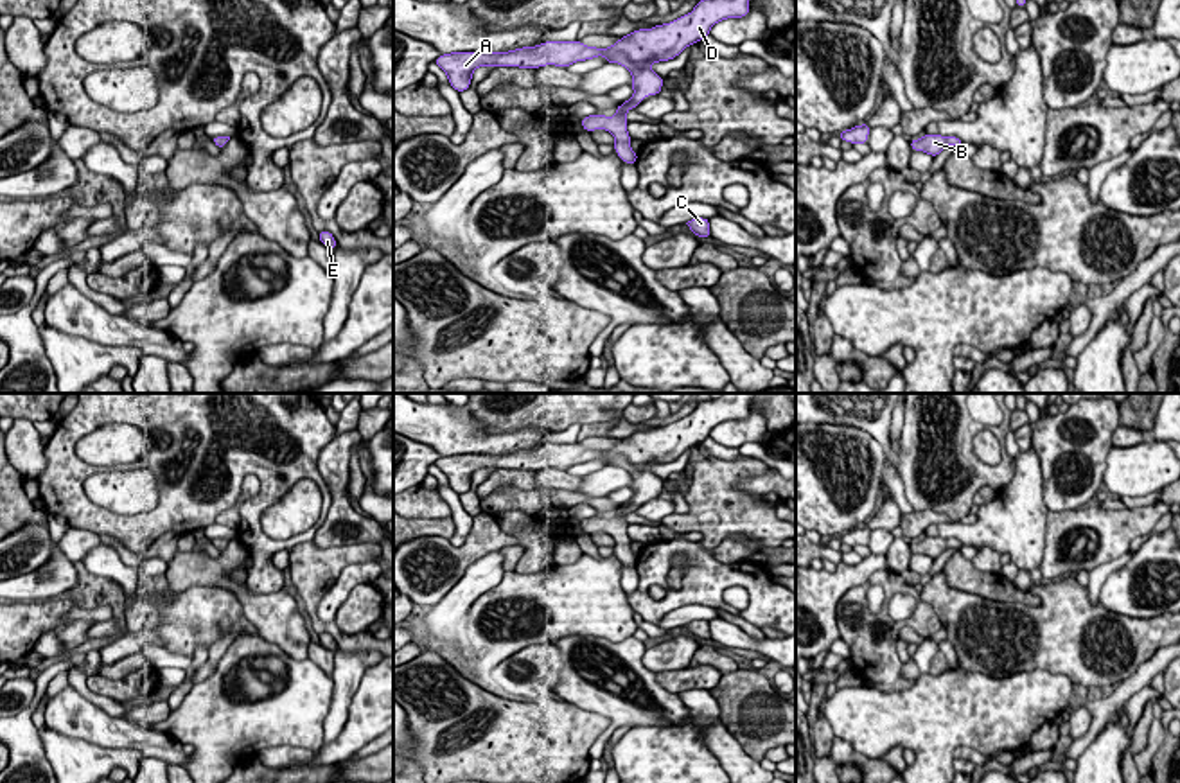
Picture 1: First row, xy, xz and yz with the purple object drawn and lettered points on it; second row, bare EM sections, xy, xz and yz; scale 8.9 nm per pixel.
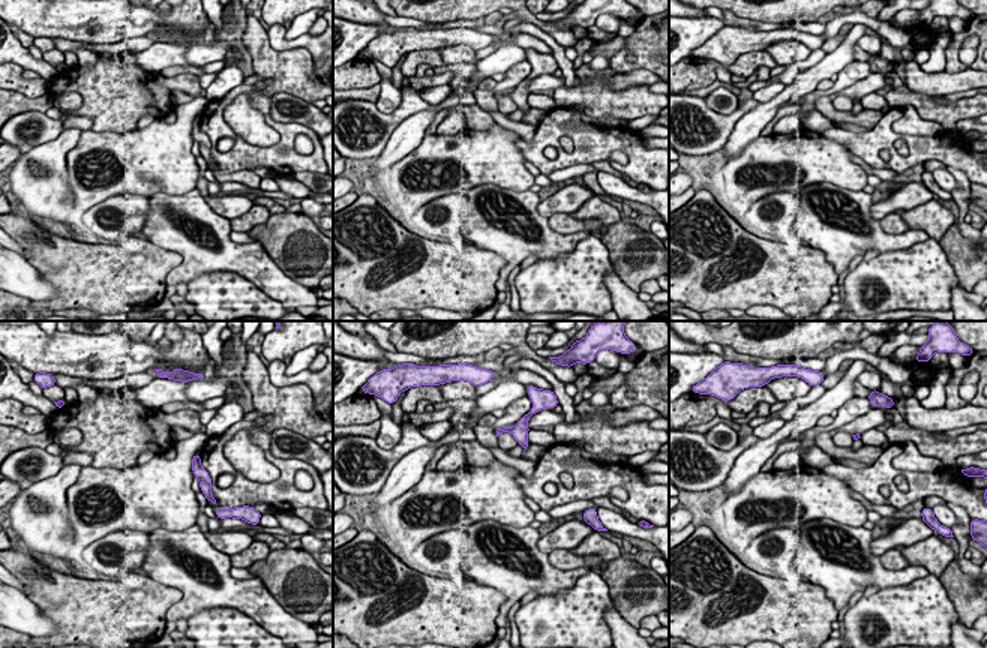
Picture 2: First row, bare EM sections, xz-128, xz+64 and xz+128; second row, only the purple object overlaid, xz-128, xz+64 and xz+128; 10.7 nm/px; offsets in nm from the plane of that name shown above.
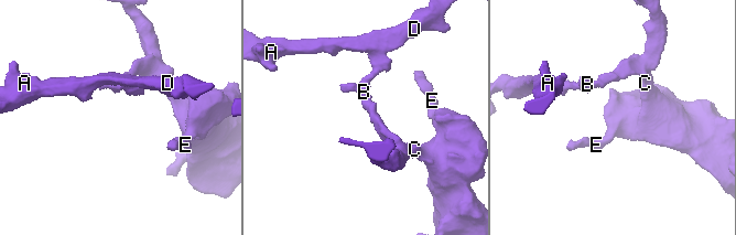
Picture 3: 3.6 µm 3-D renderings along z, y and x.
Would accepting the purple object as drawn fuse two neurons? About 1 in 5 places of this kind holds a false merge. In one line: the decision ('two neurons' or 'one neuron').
one neuron

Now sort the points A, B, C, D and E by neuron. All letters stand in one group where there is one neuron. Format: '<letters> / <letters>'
A B C D E

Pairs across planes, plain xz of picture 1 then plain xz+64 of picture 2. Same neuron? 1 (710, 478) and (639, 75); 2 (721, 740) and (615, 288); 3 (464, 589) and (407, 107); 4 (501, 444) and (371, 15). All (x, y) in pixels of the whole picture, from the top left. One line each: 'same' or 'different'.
1: different
2: same
3: different
4: same

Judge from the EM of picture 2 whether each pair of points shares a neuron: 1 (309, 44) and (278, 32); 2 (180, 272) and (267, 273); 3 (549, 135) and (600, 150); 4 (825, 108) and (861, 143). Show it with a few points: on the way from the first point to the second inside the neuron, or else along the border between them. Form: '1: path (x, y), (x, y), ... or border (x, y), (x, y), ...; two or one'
1: path (302, 42), (287, 42), (284, 39); one
2: path (201, 260), (246, 260); one
3: path (561, 132), (576, 134), (588, 143); one
4: border (884, 114), (867, 131); two

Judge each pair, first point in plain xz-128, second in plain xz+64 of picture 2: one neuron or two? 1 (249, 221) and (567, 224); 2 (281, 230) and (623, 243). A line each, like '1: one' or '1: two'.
1: one
2: one

